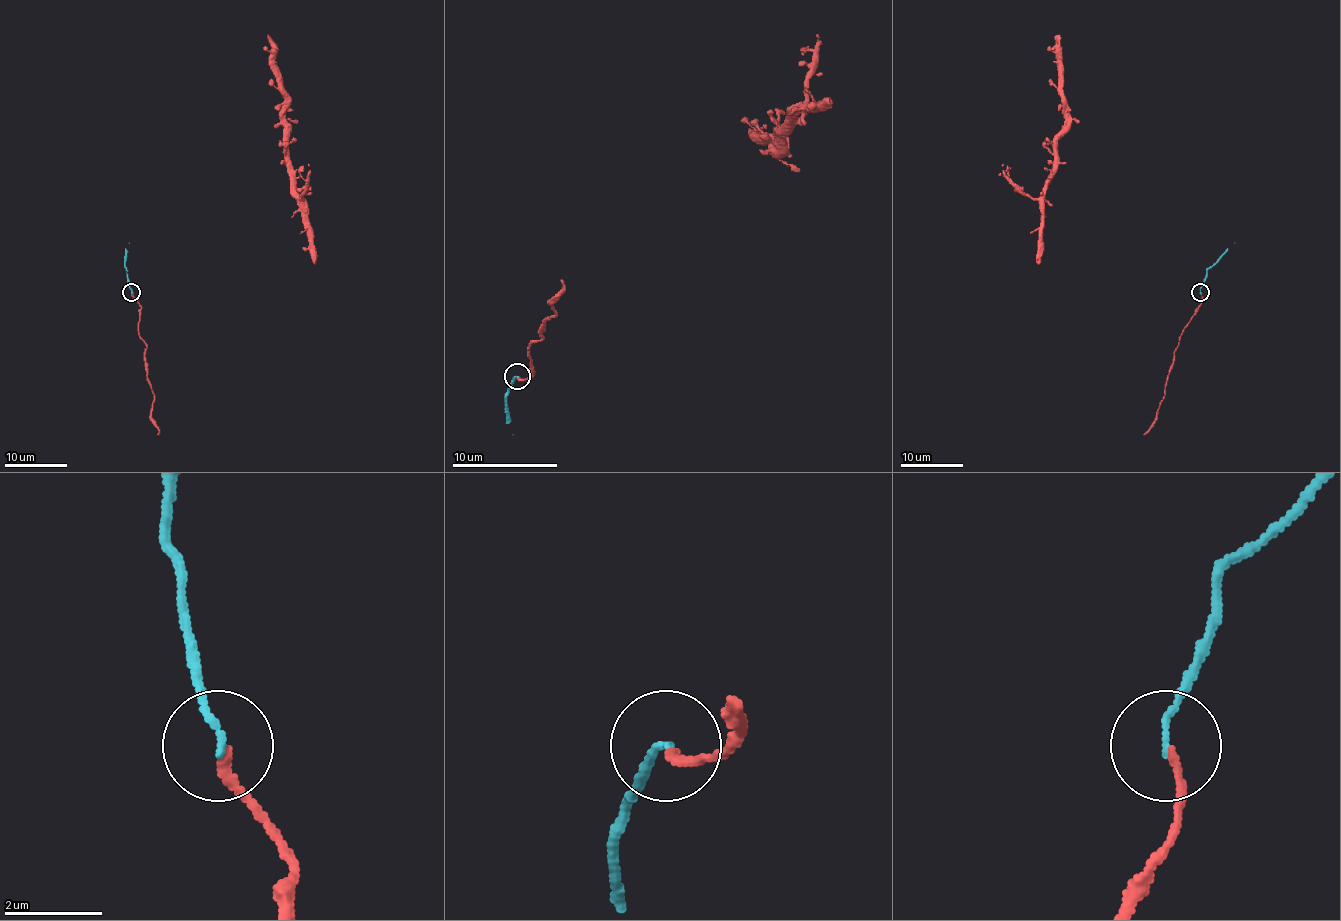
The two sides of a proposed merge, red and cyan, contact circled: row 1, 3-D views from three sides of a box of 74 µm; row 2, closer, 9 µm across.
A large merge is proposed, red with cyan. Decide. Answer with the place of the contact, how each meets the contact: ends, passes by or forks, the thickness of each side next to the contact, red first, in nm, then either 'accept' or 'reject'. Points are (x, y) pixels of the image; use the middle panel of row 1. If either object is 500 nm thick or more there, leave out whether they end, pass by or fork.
(517, 376) | red ends | cyan ends | 170/140 nm | accept

